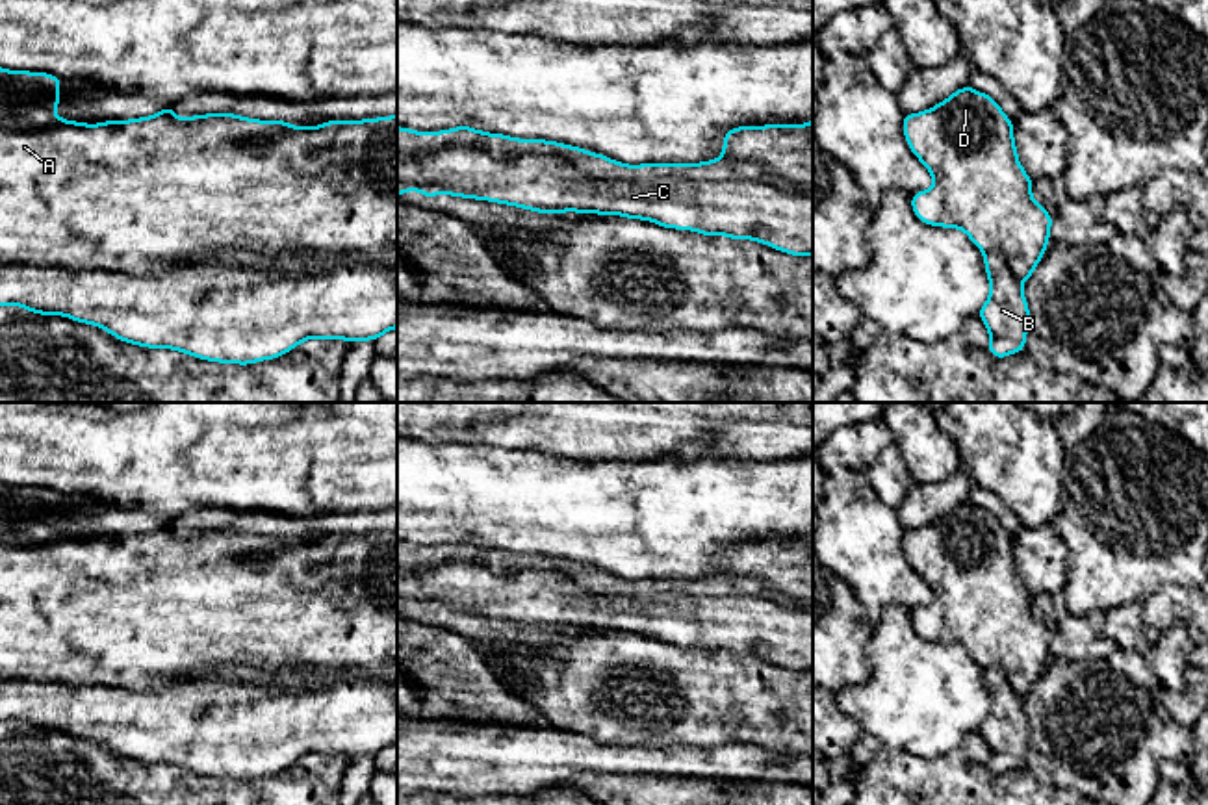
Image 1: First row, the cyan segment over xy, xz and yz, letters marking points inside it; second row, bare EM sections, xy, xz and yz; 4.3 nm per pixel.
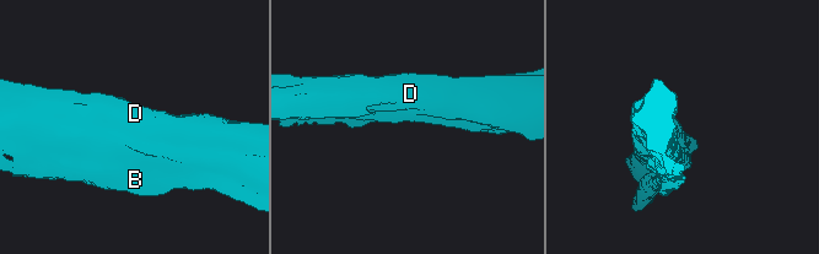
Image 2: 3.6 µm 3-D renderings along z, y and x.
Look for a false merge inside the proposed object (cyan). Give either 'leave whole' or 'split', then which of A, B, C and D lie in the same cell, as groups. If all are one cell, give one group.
split; A C D / B

